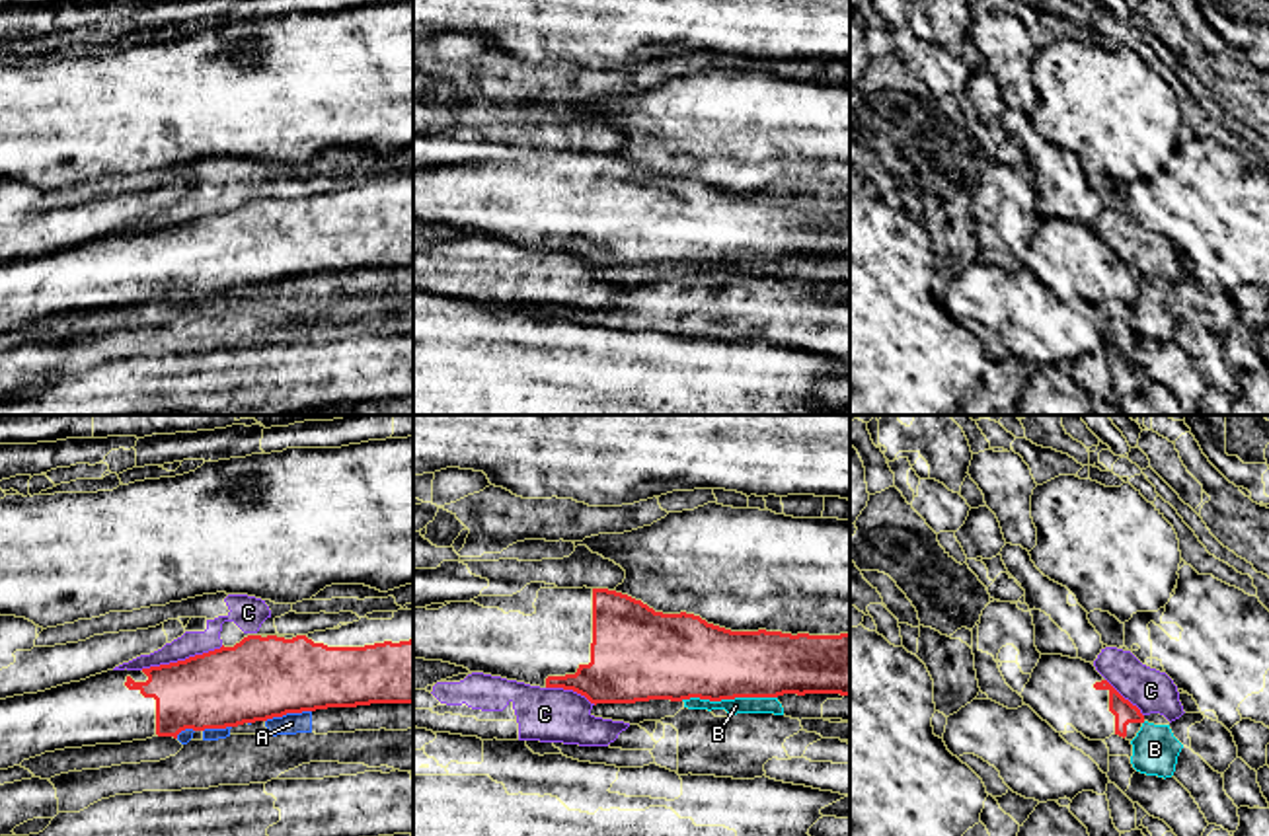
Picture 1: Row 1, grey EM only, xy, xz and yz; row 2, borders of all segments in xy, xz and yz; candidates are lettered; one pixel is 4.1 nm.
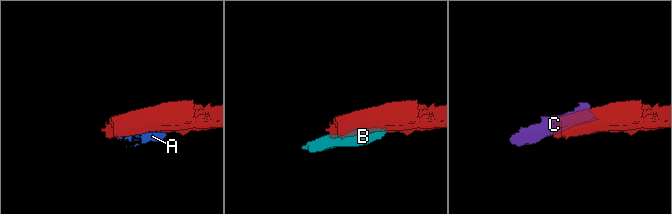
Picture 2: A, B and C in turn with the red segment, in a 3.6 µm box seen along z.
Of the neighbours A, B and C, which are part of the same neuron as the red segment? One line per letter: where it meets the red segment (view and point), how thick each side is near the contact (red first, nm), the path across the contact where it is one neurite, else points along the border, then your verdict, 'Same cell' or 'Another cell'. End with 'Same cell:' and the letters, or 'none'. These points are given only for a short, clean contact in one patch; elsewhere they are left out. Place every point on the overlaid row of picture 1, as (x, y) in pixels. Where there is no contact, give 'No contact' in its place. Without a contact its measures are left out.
A: Touches red at xy (287, 712). Thickness 340 nm (red) against 90 nm. Another cell
B: Touches red at xz (728, 698). Thickness 340 nm (red) against 70 nm. Another cell
C: Touches red at xy (182, 661). Thickness 320 nm (red) against 100 nm. Another cell
Same cell: none

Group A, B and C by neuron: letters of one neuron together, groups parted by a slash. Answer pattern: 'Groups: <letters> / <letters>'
Groups: A / B / C

